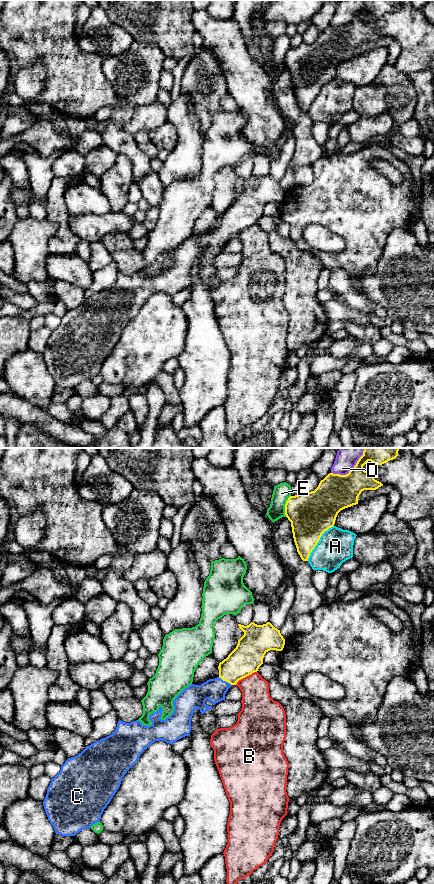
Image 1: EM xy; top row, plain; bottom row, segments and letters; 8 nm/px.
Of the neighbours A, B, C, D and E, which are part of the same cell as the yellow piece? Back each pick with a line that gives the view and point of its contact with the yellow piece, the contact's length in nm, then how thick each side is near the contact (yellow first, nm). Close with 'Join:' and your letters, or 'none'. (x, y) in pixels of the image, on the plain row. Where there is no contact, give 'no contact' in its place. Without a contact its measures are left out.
C: xy (225, 232) | 130 nm | 240/180 nm
Join: C

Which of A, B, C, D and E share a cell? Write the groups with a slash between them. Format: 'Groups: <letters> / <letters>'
Groups: A / B / C / D / E

